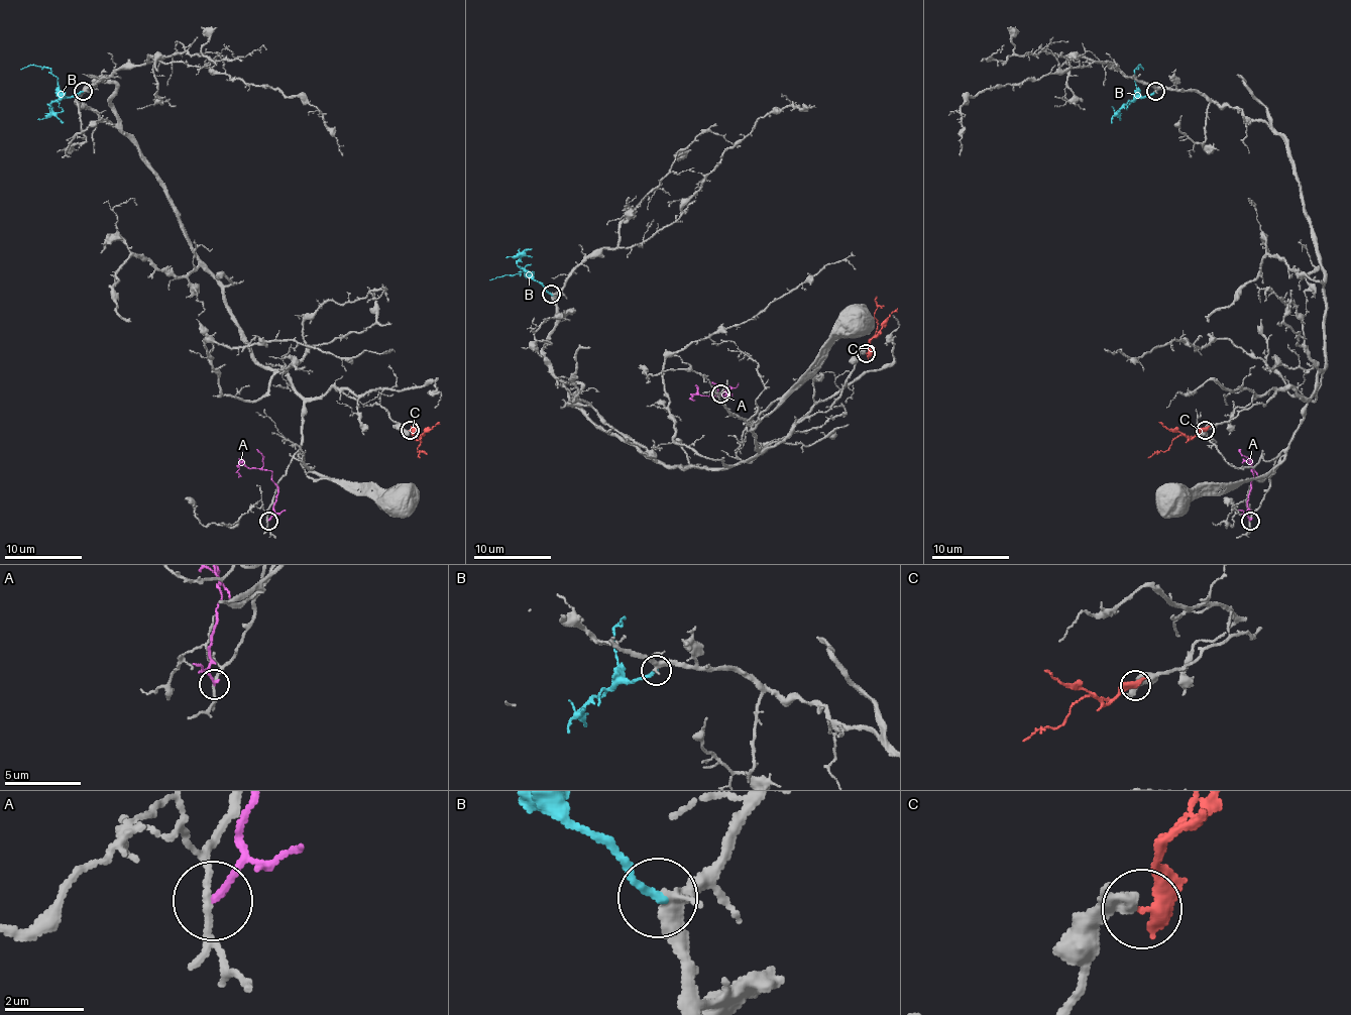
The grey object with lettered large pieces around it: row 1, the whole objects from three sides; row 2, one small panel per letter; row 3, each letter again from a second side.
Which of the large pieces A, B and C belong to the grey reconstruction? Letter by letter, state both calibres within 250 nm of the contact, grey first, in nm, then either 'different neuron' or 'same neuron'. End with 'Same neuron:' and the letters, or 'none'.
A: 170/190 nm | different neuron
B: 360/200 nm | different neuron
C: 480/500 nm | different neuron
Same neuron: none

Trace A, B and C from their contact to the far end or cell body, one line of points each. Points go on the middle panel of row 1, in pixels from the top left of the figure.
A: (719, 393), (694, 393), (692, 400)
B: (551, 294), (527, 272), (490, 280)
C: (866, 353), (877, 326), (876, 296)

